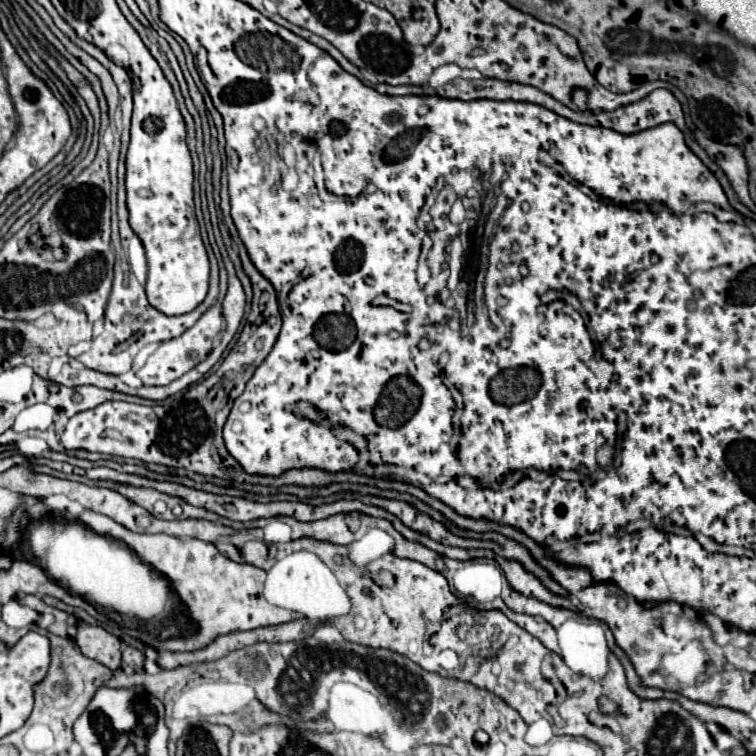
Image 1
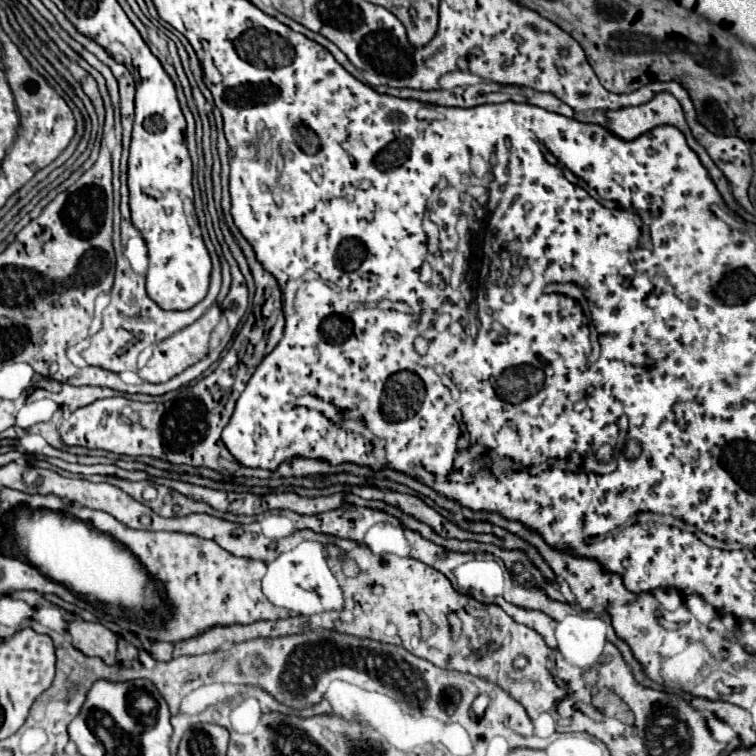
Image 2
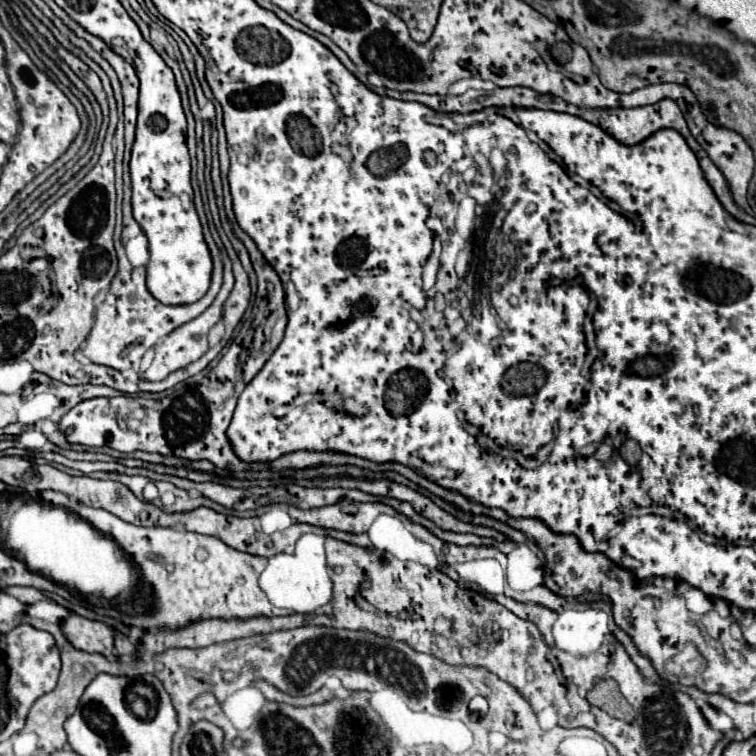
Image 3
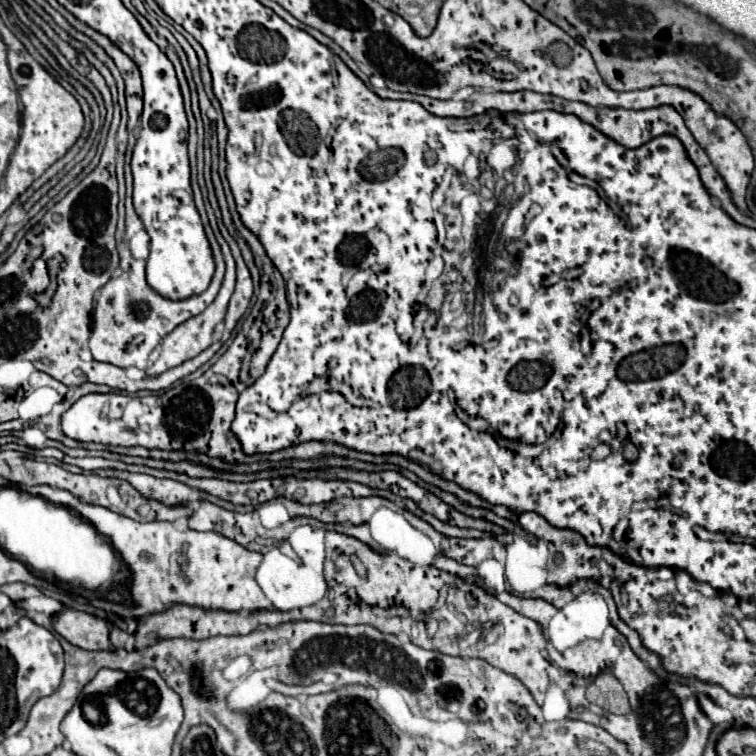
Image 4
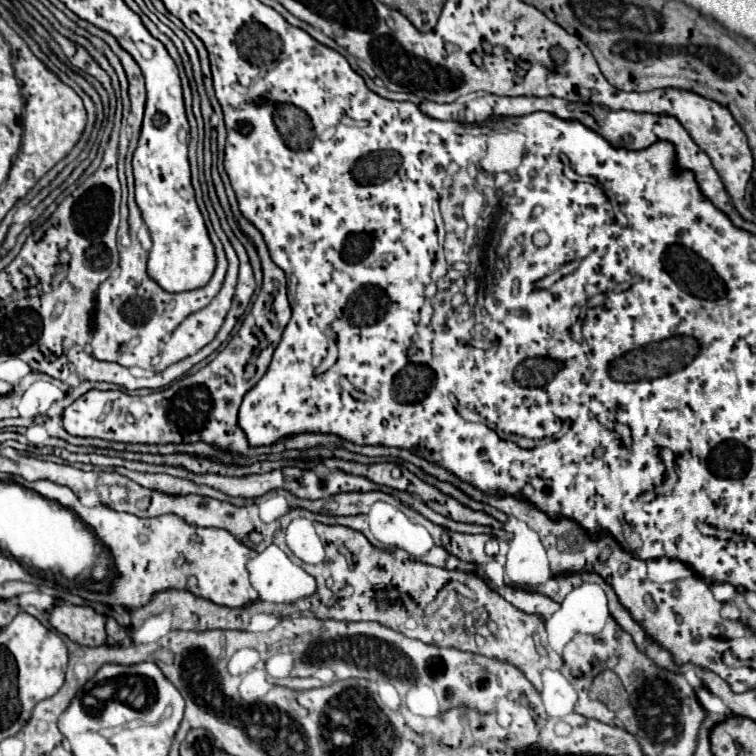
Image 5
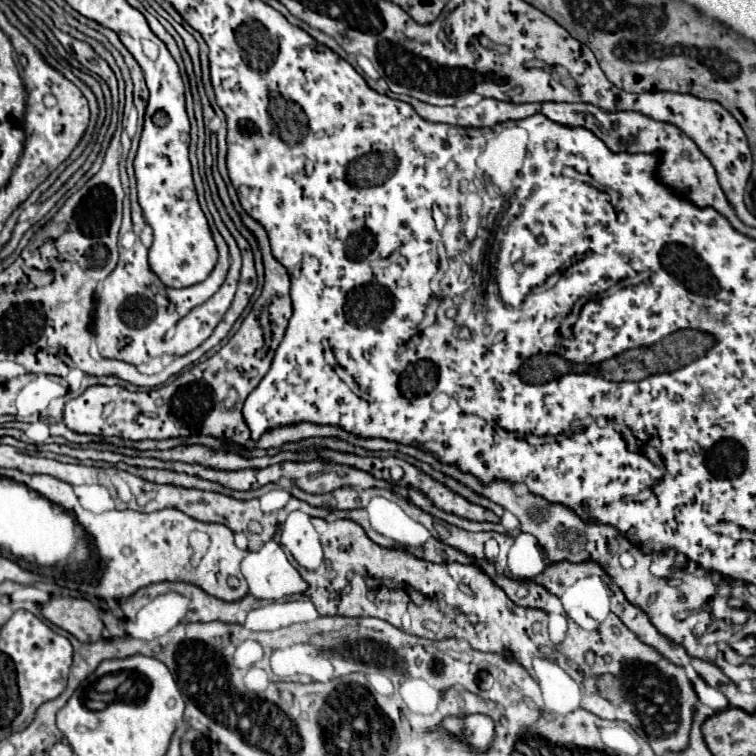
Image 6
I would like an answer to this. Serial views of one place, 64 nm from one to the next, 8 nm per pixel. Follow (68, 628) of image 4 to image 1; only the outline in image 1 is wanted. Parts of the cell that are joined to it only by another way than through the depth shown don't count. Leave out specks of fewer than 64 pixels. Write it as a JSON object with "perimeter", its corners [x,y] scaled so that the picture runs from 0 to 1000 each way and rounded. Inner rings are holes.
{"perimeter":[[[106,823],[101,828],[98,849],[111,868],[130,873],[146,886],[159,884],[159,847],[151,839],[140,836],[135,828]]]}

